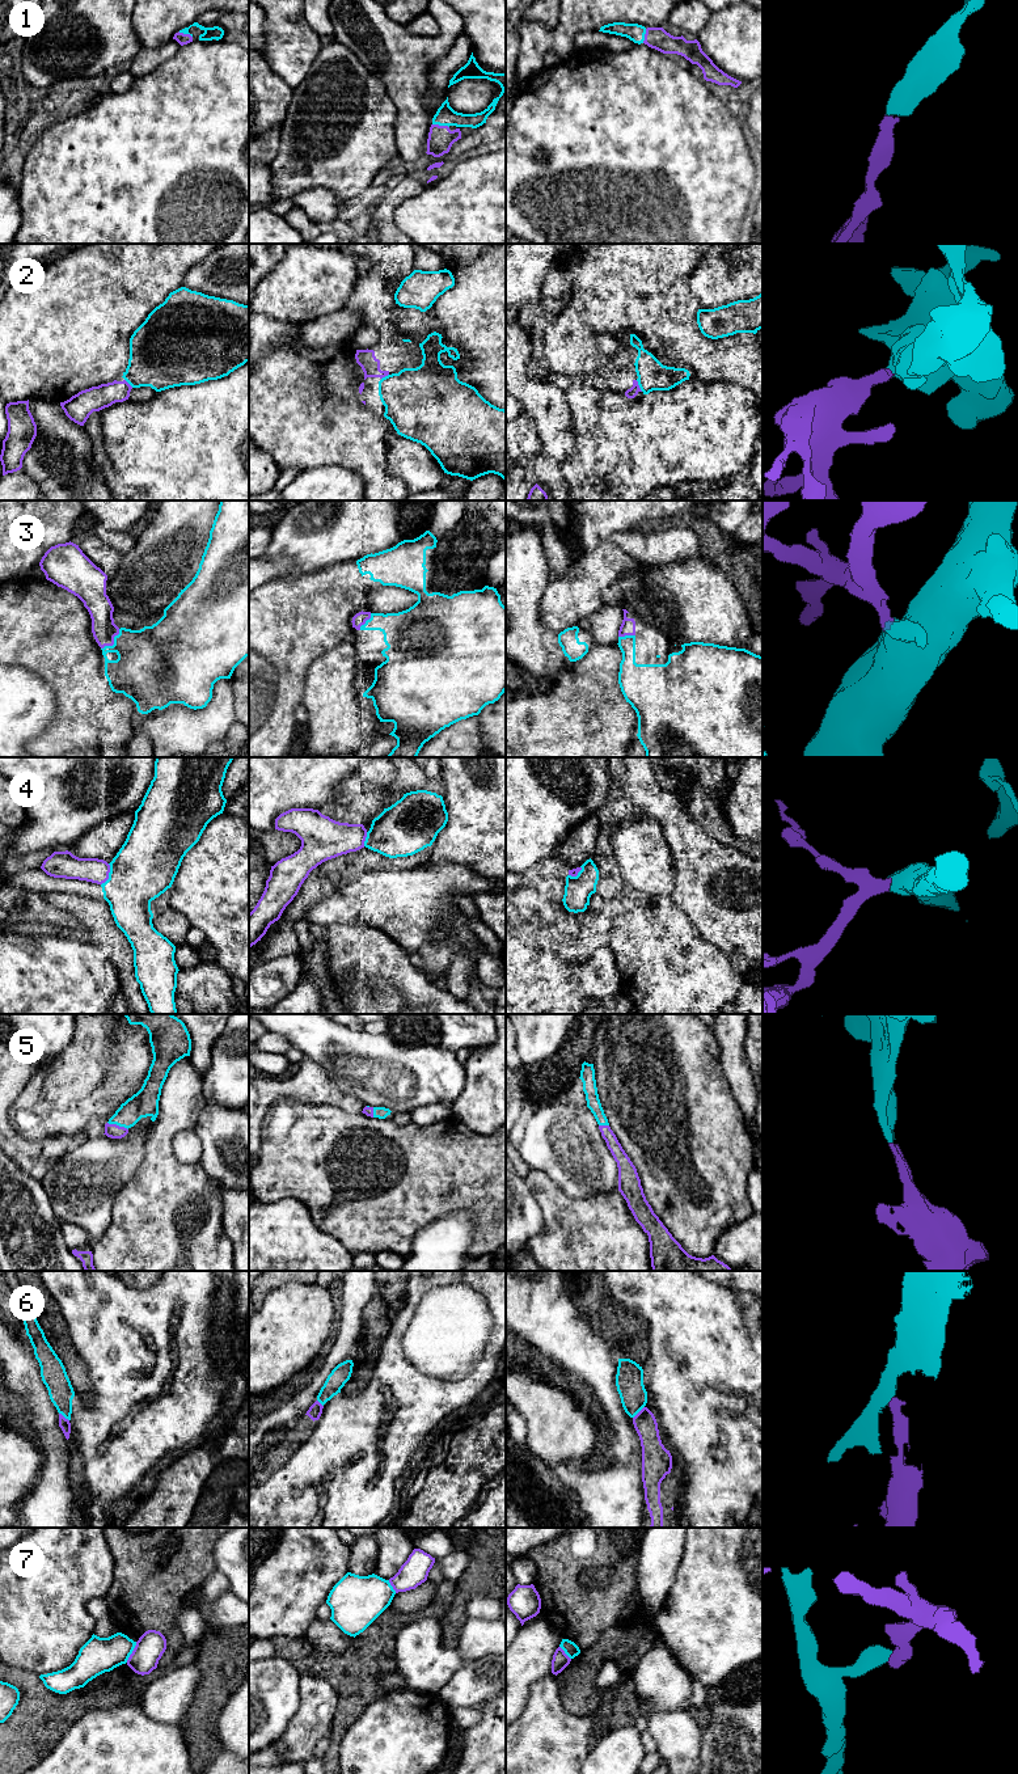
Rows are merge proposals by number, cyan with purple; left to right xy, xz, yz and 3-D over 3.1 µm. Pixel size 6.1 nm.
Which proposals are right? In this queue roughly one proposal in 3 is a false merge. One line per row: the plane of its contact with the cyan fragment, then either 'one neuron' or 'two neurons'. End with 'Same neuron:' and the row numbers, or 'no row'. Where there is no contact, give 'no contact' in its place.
1: contact in xz; one neuron
2: contact in yz; one neuron
3: contact in xy; one neuron
4: contact in xy; one neuron
5: contact in xy; one neuron
6: contact in yz; one neuron
7: contact in xy; two neurons
Same neuron: 1, 2, 3, 4, 5, 6

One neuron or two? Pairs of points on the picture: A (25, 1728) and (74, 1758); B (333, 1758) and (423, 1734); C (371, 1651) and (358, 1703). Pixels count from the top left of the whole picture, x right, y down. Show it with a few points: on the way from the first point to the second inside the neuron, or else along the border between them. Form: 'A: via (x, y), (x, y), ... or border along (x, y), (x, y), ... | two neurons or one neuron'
A: border along (74, 1723), (41, 1760) | two neurons
B: border along (347, 1727), (339, 1745), (338, 1760) | two neurons
C: via (363, 1664), (358, 1669), (358, 1690) | one neuron

